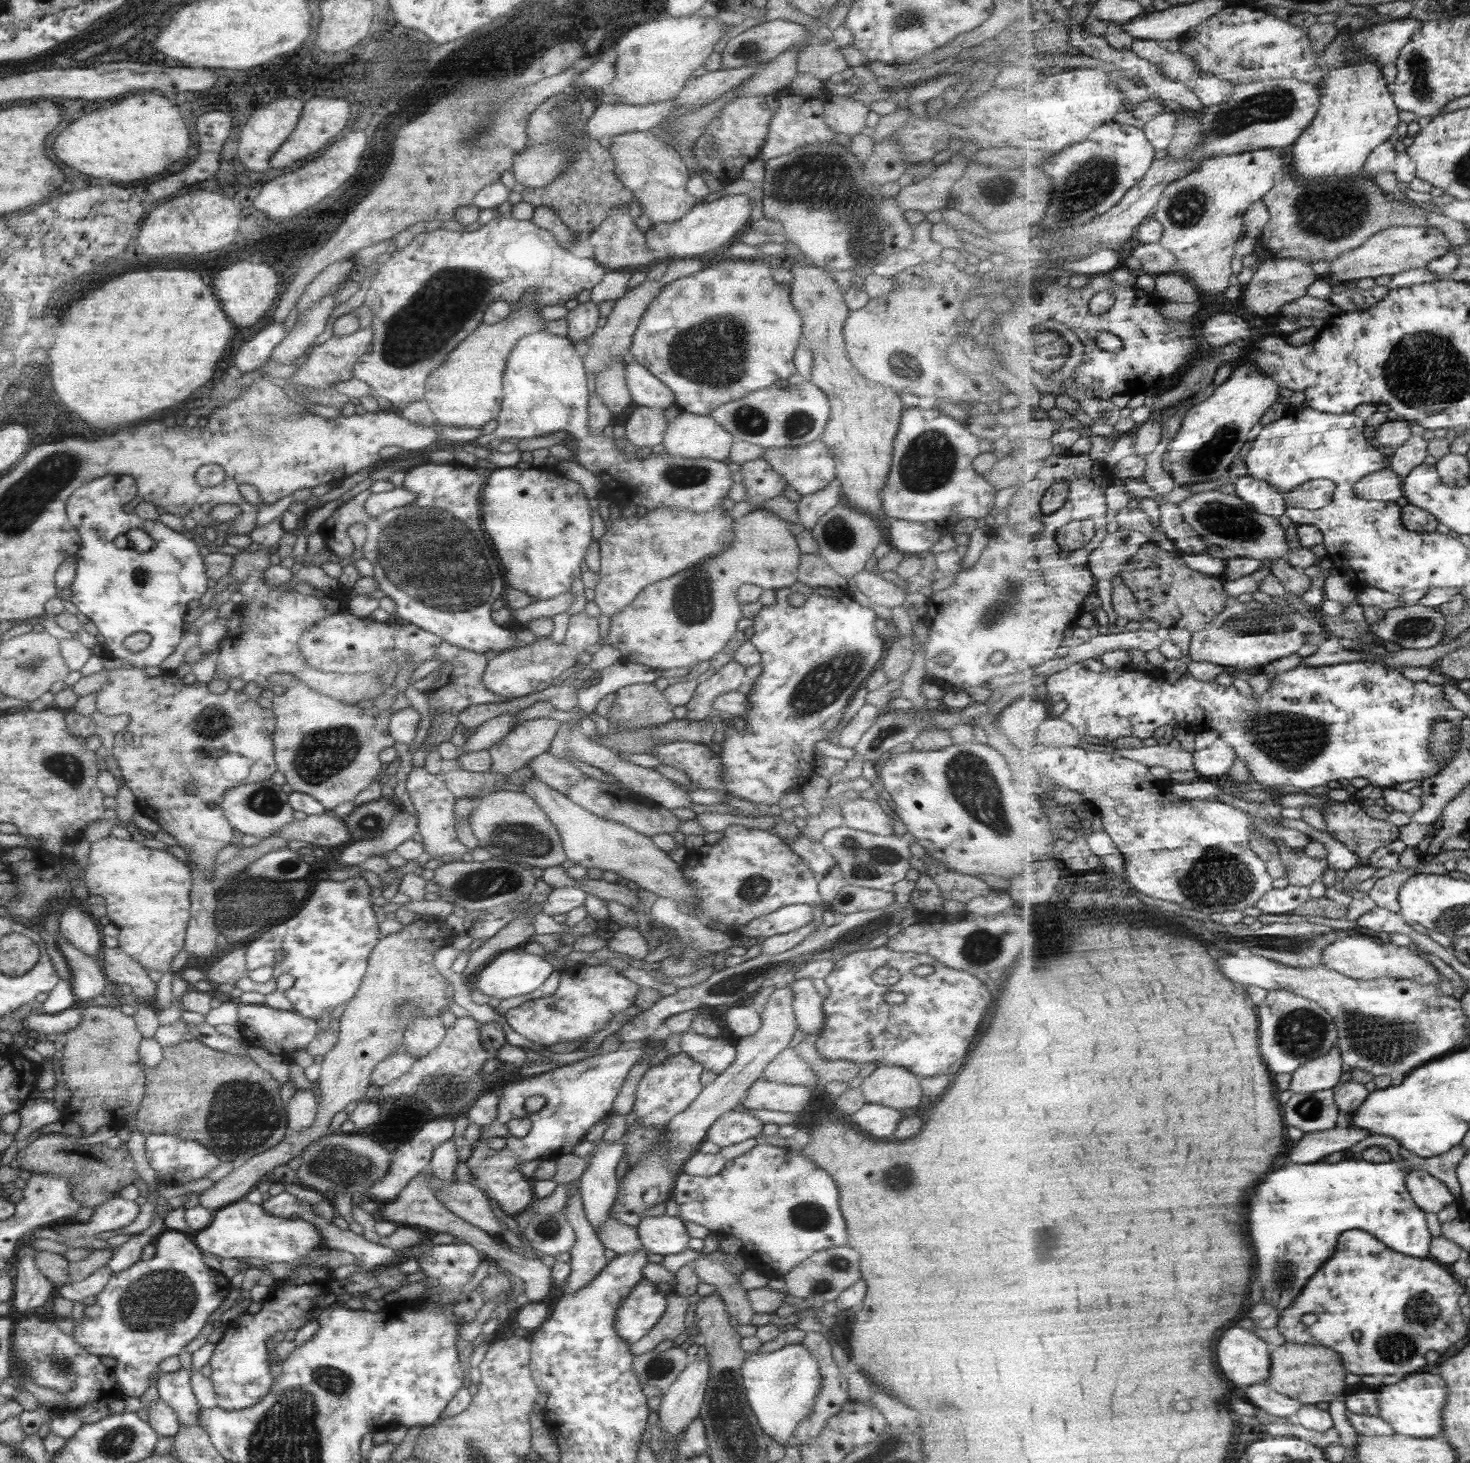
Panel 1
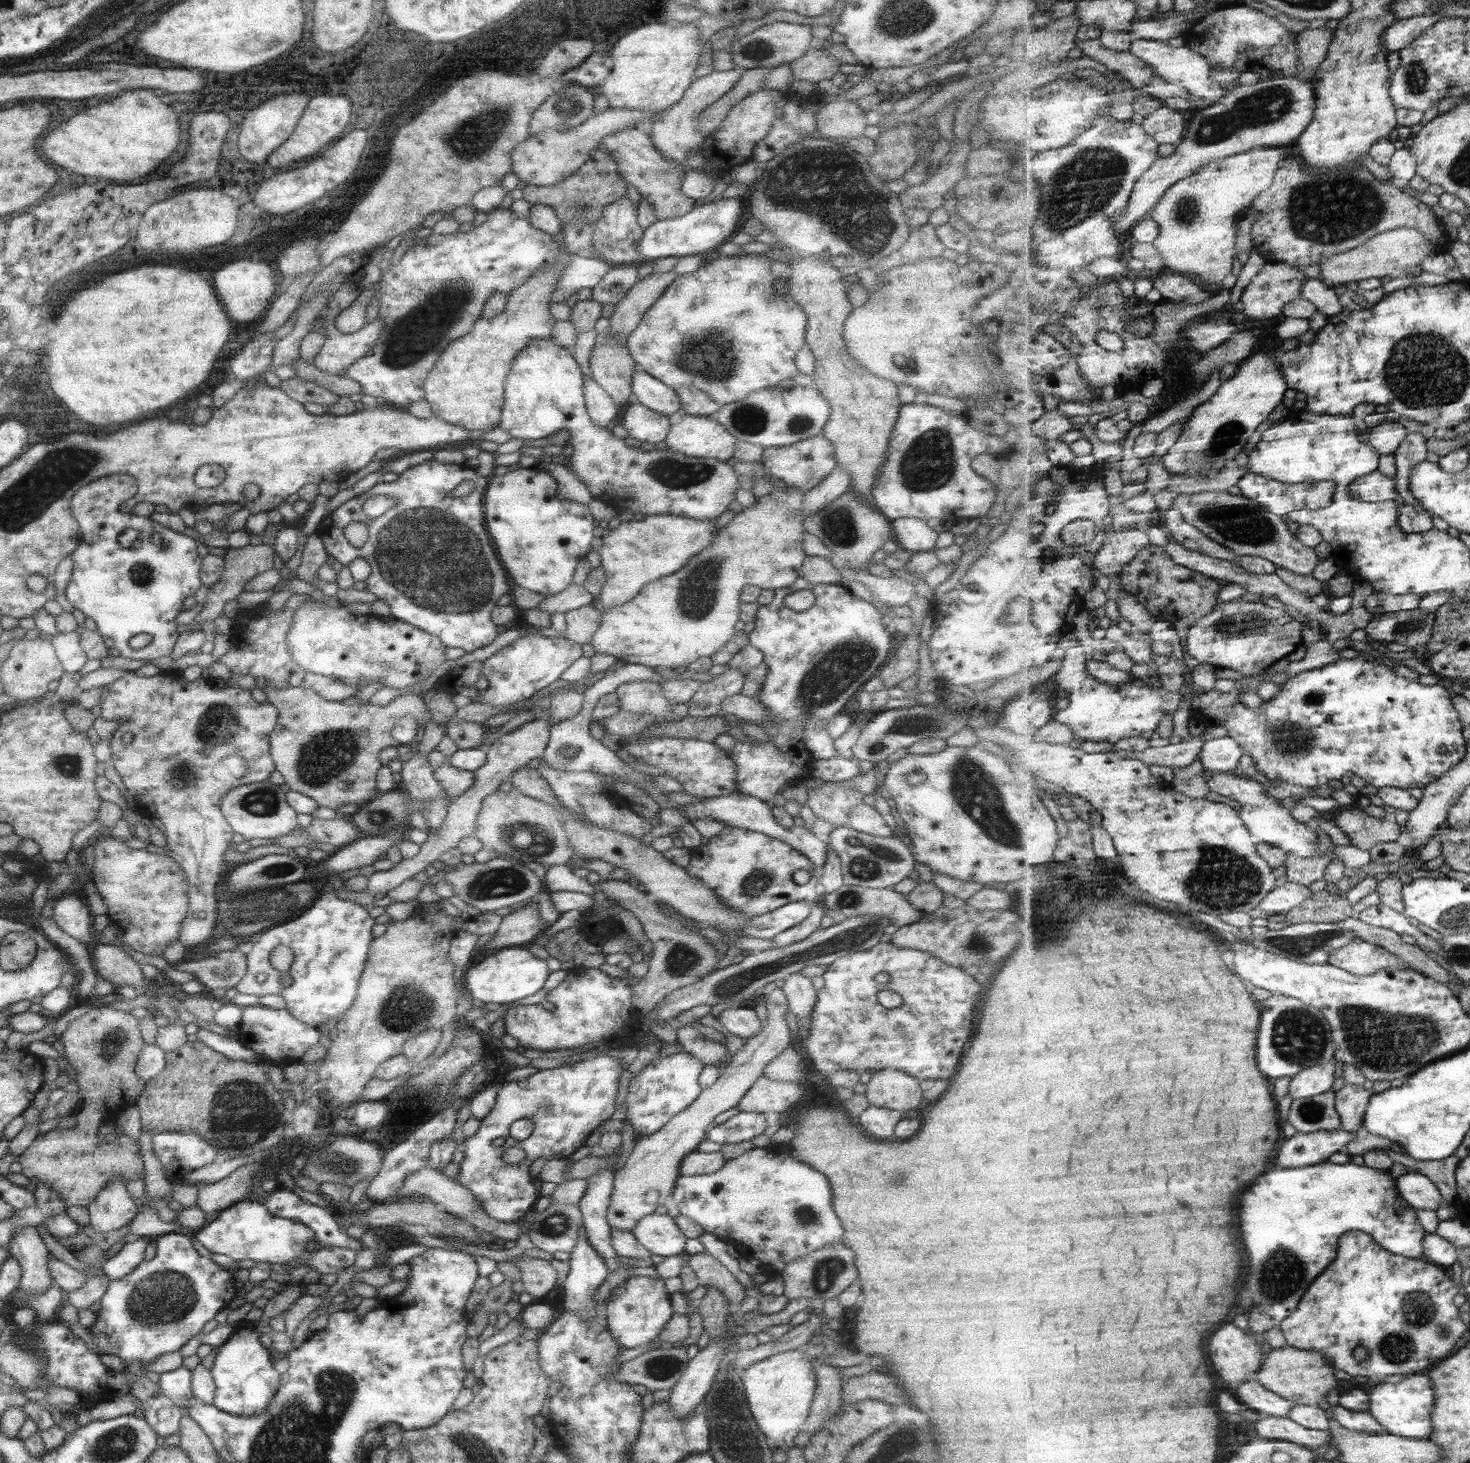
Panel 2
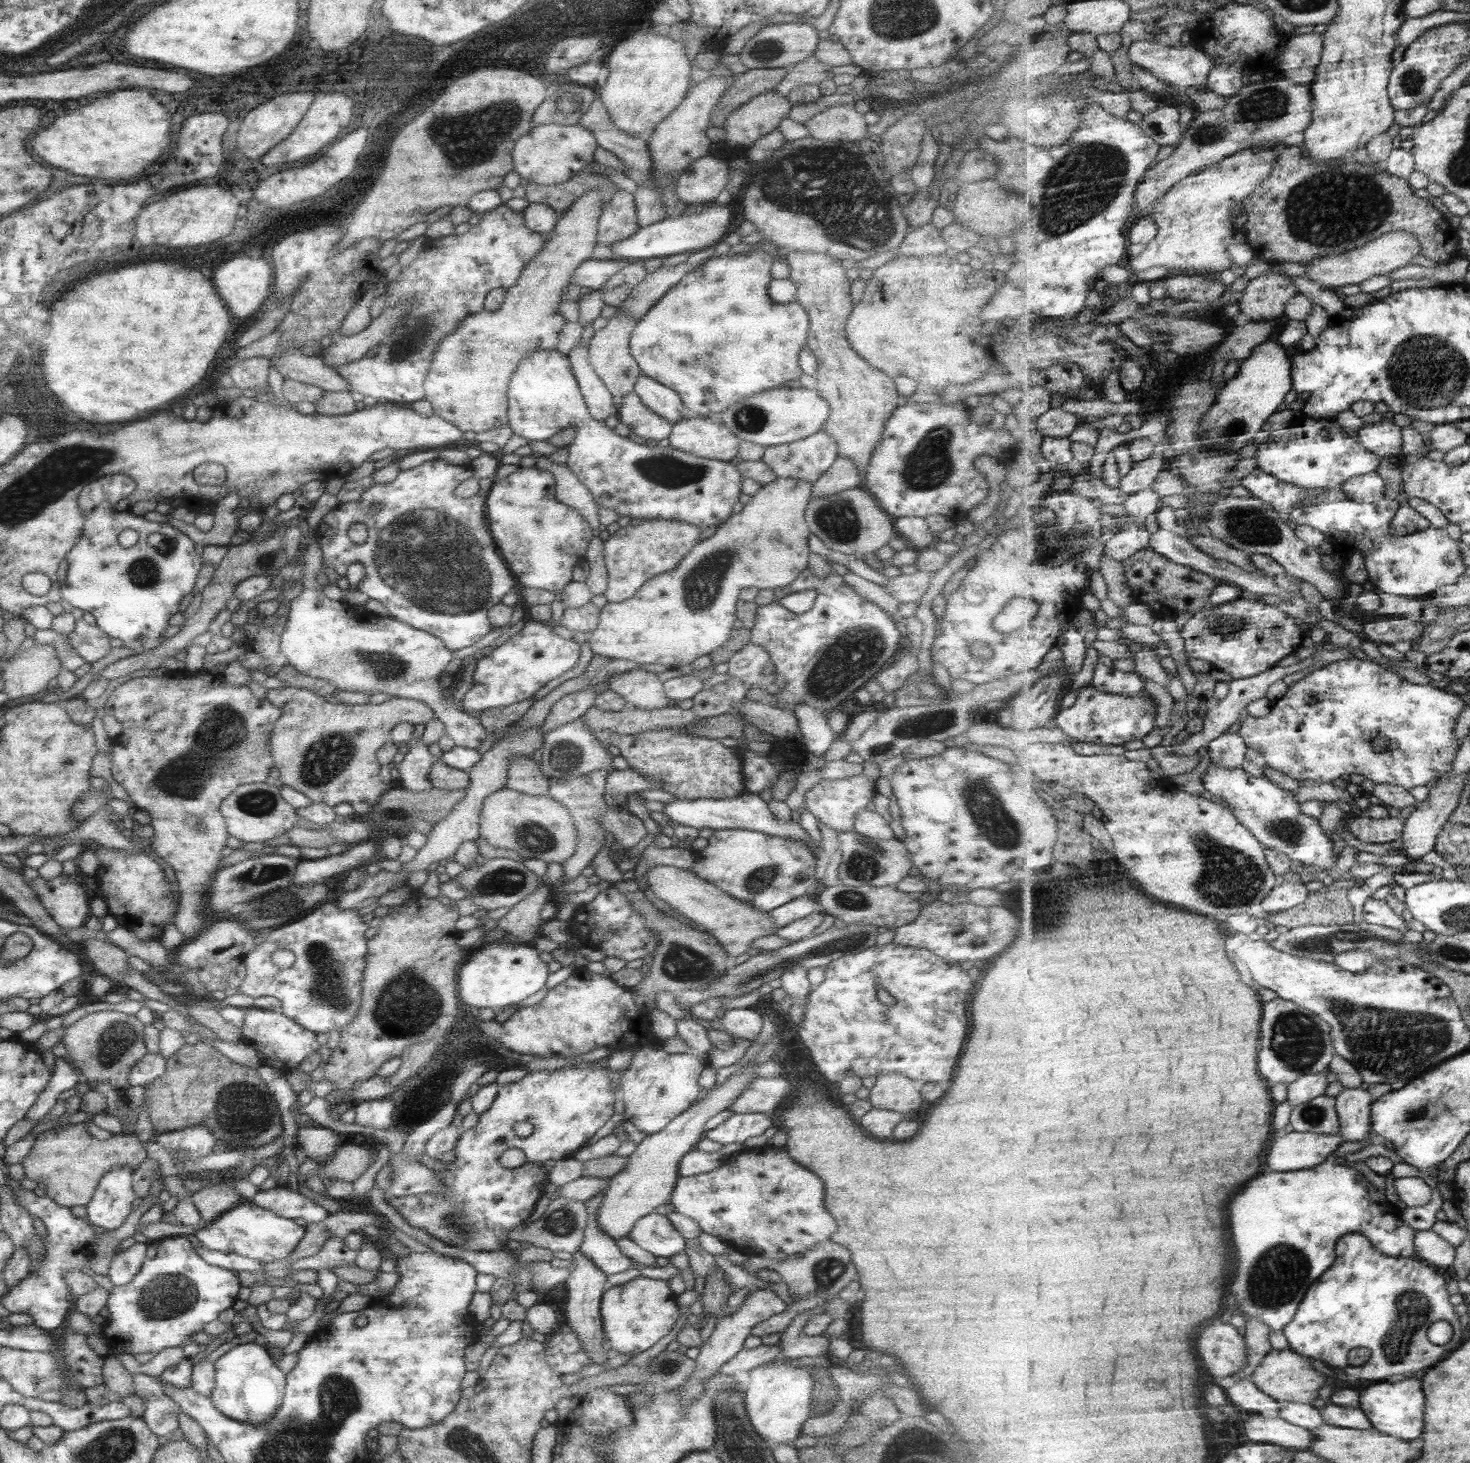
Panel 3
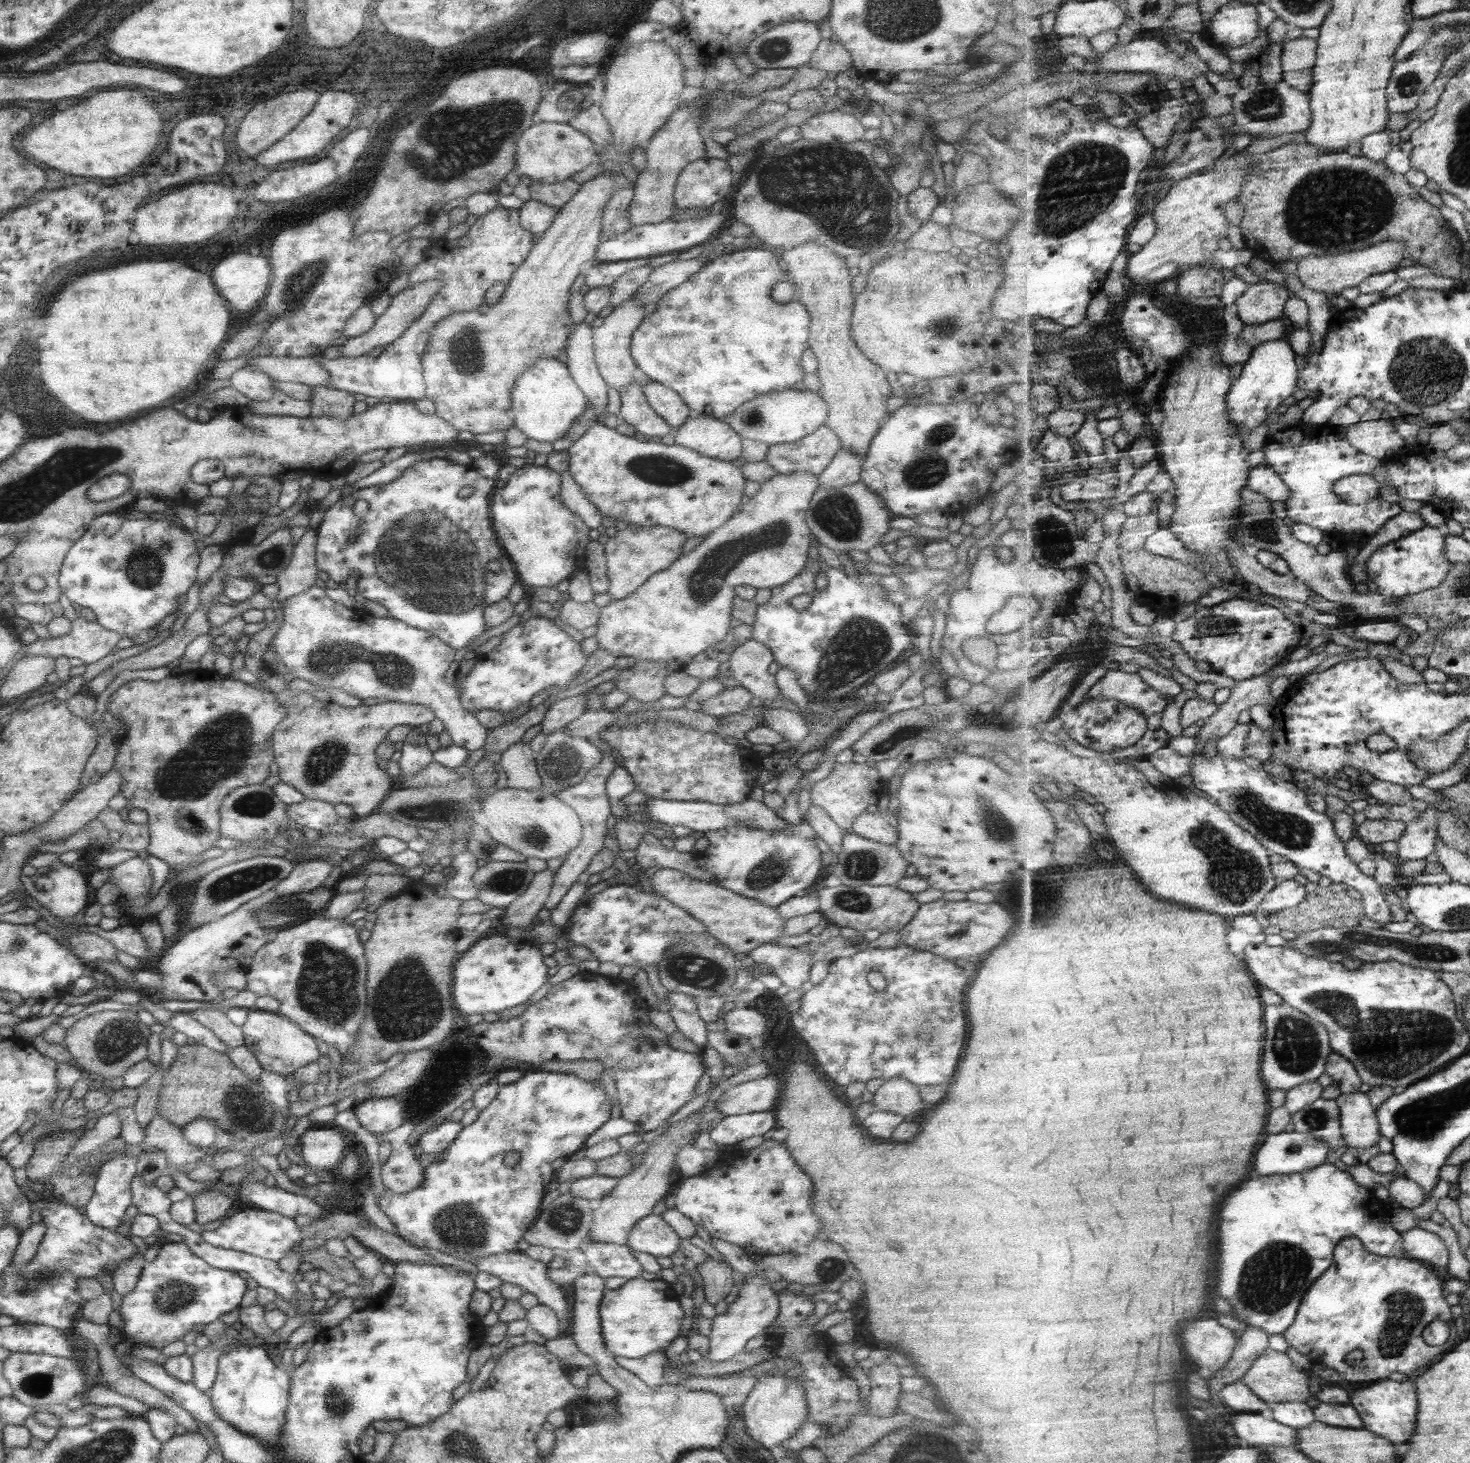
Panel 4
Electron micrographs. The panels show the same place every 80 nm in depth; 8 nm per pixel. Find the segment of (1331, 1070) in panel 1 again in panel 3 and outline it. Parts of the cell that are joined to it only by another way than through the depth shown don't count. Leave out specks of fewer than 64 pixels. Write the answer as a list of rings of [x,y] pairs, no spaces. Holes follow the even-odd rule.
[[[1329,1068],[1323,1072],[1303,1074],[1303,1076],[1289,1084],[1287,1100],[1289,1100],[1291,1106],[1297,1108],[1299,1104],[1304,1104],[1326,1095],[1327,1088],[1329,1088],[1328,1071]]]

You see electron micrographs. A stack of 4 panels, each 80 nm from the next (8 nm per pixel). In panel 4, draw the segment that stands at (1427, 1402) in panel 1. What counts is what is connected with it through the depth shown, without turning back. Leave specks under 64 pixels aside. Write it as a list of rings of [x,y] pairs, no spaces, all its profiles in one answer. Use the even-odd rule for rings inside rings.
[[[1415,1381],[1373,1382],[1371,1386],[1357,1389],[1353,1393],[1351,1405],[1358,1408],[1365,1429],[1387,1437],[1395,1444],[1407,1443],[1414,1438],[1415,1431],[1418,1430],[1420,1400],[1417,1392]]]

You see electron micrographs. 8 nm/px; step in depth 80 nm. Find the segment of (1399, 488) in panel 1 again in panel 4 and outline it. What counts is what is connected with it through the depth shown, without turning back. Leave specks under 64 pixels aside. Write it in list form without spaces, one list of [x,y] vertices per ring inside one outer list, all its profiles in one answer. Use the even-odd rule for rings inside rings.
[[[1355,474],[1335,483],[1335,492],[1343,502],[1368,504],[1378,502],[1380,482],[1371,474]]]

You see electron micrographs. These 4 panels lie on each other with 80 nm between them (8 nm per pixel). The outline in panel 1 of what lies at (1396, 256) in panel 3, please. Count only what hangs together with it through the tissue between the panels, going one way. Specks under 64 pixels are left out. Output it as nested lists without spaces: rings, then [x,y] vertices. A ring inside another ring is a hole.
[[[1410,225],[1393,226],[1372,236],[1363,246],[1342,254],[1331,261],[1329,278],[1346,284],[1348,281],[1359,281],[1363,278],[1393,277],[1406,270],[1423,268],[1433,262],[1435,258],[1452,252],[1452,244],[1447,235],[1437,227]]]

